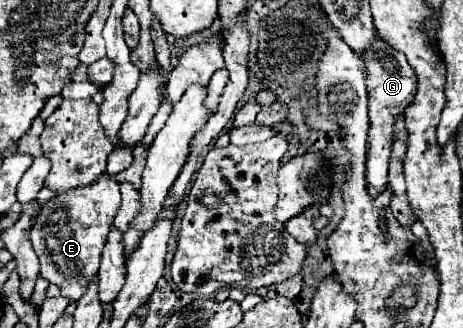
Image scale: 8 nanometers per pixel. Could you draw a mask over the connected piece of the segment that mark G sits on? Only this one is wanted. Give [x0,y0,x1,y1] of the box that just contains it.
[363,39,417,199]

